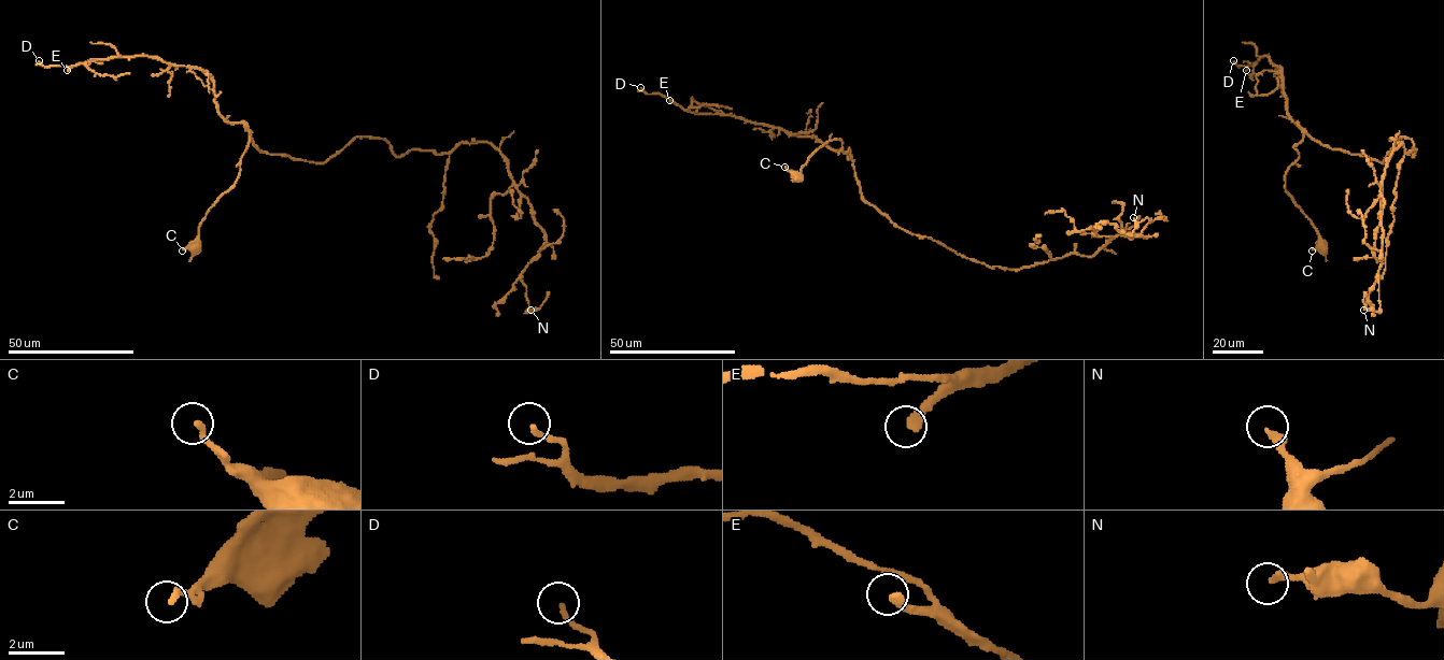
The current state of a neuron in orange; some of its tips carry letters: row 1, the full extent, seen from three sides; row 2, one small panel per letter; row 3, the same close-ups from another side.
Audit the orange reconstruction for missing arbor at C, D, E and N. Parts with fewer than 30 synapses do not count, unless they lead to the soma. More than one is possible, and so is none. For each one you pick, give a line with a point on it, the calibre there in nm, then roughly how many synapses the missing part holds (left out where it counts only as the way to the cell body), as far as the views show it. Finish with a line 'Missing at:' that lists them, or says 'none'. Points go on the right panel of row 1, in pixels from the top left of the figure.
E: place (1246, 70); calibre 300 nm; 60 synapses
Missing at: E

